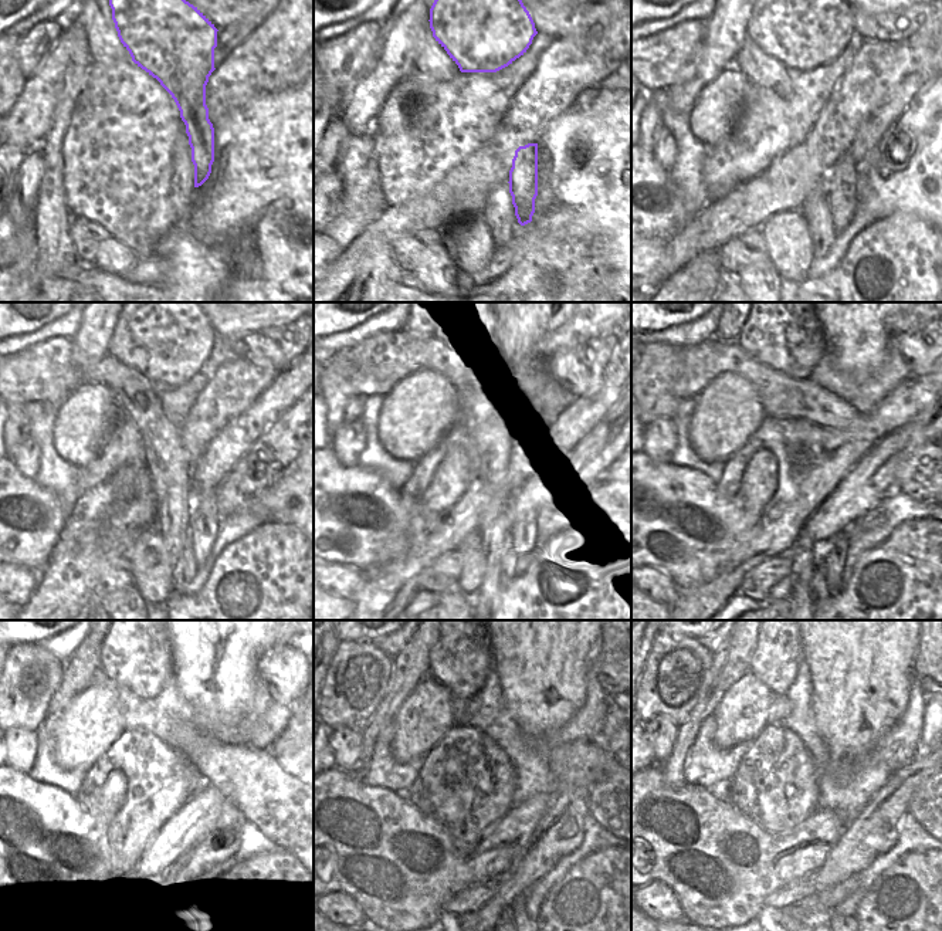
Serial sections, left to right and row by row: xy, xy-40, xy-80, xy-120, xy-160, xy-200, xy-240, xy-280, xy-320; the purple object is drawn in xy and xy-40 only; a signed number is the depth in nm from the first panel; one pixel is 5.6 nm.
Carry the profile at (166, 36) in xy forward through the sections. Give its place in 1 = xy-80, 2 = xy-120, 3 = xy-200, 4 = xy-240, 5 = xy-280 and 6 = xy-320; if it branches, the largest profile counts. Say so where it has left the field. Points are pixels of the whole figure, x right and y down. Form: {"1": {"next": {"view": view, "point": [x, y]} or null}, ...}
{"1": {"next": {"view": "xy-80", "point": [798, 19]}}, "2": {"next": {"view": "xy-120", "point": [161, 331]}}, "3": {"next": {"view": "xy-200", "point": [782, 331]}}, "4": {"next": {"view": "xy-240", "point": [138, 652]}}, "5": {"next": {"view": "xy-280", "point": [461, 657]}}, "6": {"next": {"view": "xy-320", "point": [778, 652]}}}

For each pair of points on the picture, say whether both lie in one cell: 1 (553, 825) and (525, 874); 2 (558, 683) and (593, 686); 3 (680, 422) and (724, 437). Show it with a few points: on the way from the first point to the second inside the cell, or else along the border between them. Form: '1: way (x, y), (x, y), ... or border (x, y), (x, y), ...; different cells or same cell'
1: way (553, 838), (534, 862); same cell
2: border (589, 674), (585, 704), (573, 717); different cells
3: border (697, 396), (688, 442), (698, 457); different cells

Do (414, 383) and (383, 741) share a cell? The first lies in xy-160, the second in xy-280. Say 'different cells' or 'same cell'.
different cells

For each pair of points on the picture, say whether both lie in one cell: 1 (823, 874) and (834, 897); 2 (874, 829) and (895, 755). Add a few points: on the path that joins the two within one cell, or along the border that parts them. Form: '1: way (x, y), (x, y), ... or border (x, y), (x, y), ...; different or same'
1: border (857, 874), (851, 874), (819, 891); different
2: border (915, 758), (904, 764), (867, 803); different

